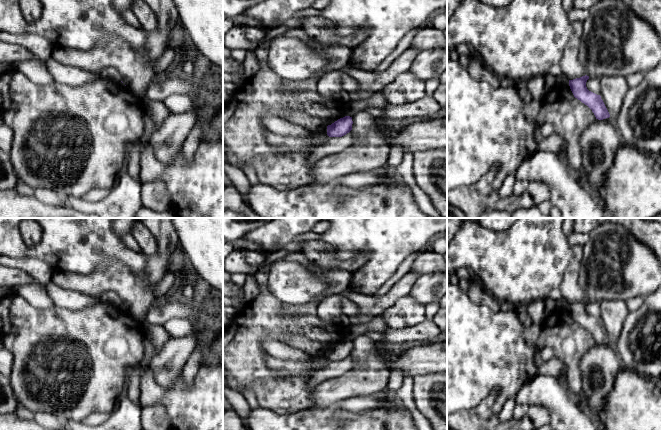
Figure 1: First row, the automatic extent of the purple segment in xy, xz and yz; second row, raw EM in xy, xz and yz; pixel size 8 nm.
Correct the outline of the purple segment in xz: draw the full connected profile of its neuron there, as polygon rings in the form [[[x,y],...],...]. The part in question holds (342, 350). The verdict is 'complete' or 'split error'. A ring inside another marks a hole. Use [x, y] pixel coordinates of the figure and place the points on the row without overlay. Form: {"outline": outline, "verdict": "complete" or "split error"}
{"outline": [[[345,340],[327,350],[327,359],[329,361],[342,361],[352,354],[352,341]]], "verdict": "complete"}

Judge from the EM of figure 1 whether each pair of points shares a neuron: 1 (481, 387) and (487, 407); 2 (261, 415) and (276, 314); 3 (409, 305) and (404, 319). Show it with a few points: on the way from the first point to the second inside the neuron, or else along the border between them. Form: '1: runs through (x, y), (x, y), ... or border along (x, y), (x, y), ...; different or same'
1: border along (490, 393), (474, 408), (463, 410); different
2: border along (259, 405), (285, 414); different
3: runs through (406, 308), (404, 316); same

